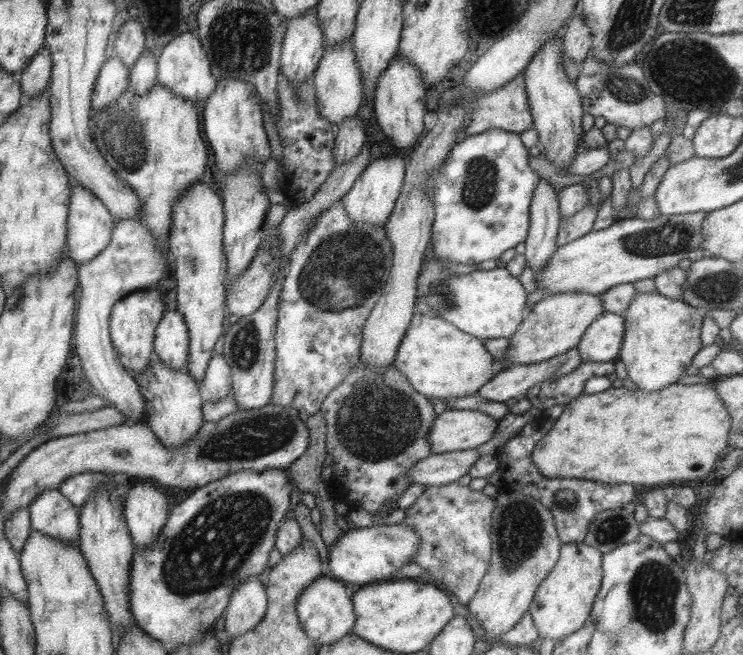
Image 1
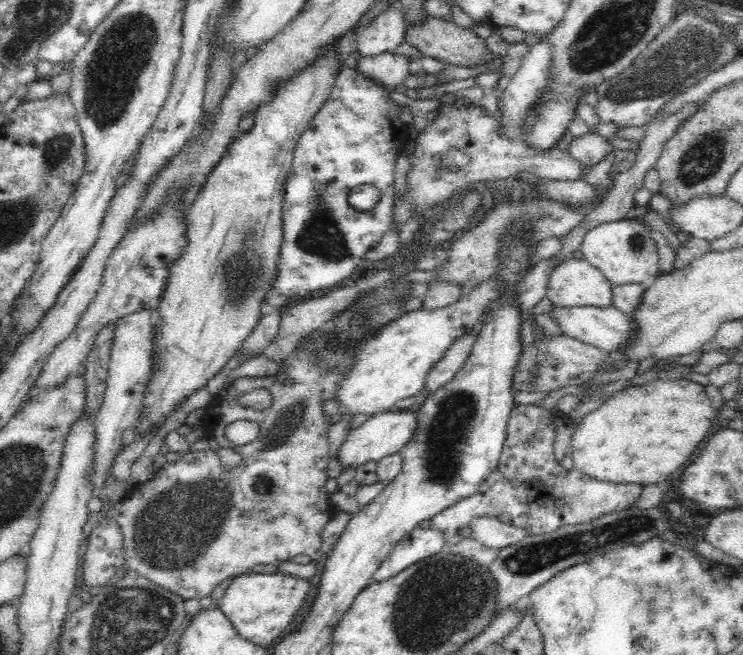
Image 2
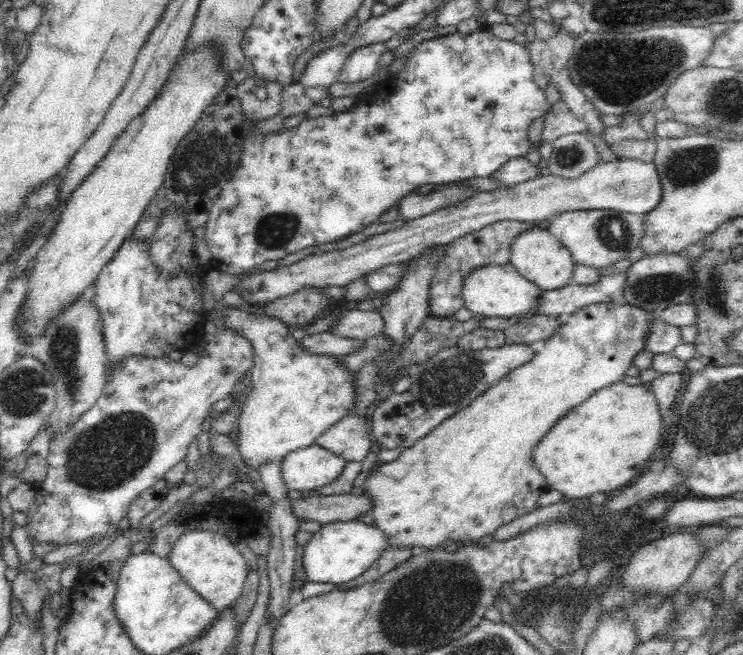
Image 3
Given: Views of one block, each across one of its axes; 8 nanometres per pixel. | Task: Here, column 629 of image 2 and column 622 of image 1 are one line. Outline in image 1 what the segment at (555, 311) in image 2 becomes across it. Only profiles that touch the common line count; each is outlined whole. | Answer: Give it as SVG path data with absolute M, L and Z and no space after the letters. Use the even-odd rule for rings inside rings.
M603 311L585 330L576 346L581 361L609 362L617 360L624 329L623 315Z

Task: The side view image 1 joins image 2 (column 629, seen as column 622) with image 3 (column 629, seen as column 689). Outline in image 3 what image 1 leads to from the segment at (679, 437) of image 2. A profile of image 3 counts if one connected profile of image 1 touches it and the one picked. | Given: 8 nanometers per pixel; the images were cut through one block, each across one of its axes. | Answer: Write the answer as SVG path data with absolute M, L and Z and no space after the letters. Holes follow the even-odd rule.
M620 380L604 388L596 389L587 399L580 402L580 404L569 408L564 413L564 416L558 418L558 420L548 429L548 432L545 432L544 436L541 436L541 439L535 444L535 447L532 448L531 459L536 465L536 468L542 473L542 476L544 476L546 487L561 492L565 500L588 501L588 498L592 496L592 494L596 494L596 492L612 492L612 490L616 490L619 486L622 486L622 484L636 480L636 478L648 467L648 458L655 444L661 441L661 433L663 430L664 426L661 424L661 416L656 399L647 384L628 385Z

